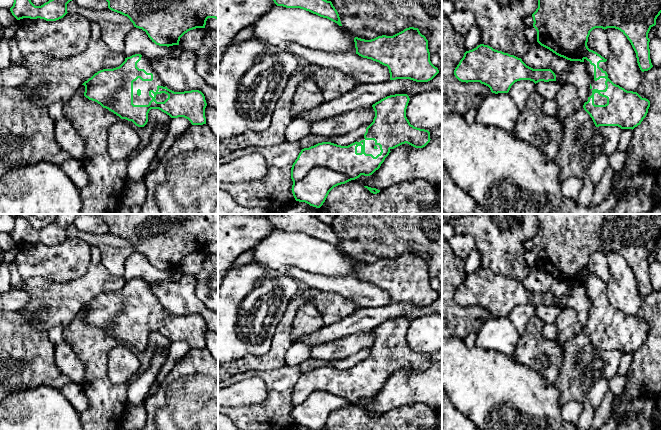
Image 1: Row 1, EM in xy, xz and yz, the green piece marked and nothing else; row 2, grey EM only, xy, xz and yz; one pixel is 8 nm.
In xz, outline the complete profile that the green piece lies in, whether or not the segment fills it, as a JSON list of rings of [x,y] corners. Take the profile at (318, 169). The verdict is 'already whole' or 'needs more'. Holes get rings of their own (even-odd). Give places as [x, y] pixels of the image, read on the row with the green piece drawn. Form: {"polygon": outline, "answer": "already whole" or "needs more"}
{"polygon": [[[395,94],[373,104],[373,122],[360,139],[348,146],[322,142],[302,149],[291,168],[291,190],[295,200],[320,208],[334,187],[355,180],[361,175],[372,175],[380,168],[392,149],[405,143],[415,148],[425,147],[431,140],[430,132],[410,124],[406,117],[409,100],[407,94]]], "answer": "needs more"}

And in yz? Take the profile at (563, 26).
{"polygon": [[[538,0],[538,8],[532,14],[537,42],[560,57],[585,64],[591,84],[583,108],[596,127],[618,126],[621,129],[633,130],[646,117],[650,101],[637,92],[627,91],[614,84],[608,78],[607,59],[587,46],[590,32],[595,28],[620,30],[630,41],[640,70],[648,71],[653,67],[648,33],[656,25],[660,13],[661,0]]], "answer": "needs more"}

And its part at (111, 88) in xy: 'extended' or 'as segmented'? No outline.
extended

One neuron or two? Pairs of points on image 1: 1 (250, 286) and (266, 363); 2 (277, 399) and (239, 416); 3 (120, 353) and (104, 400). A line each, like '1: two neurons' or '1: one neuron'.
1: two neurons
2: one neuron
3: two neurons

